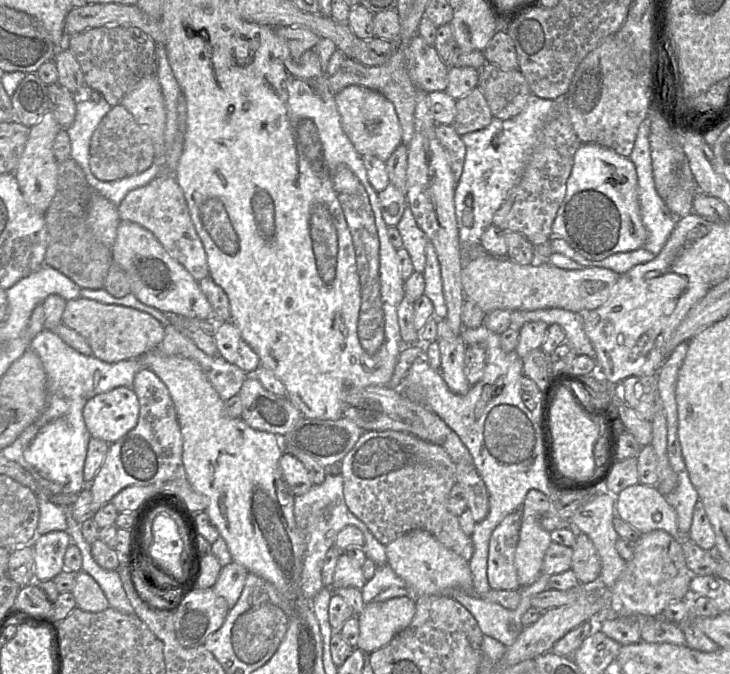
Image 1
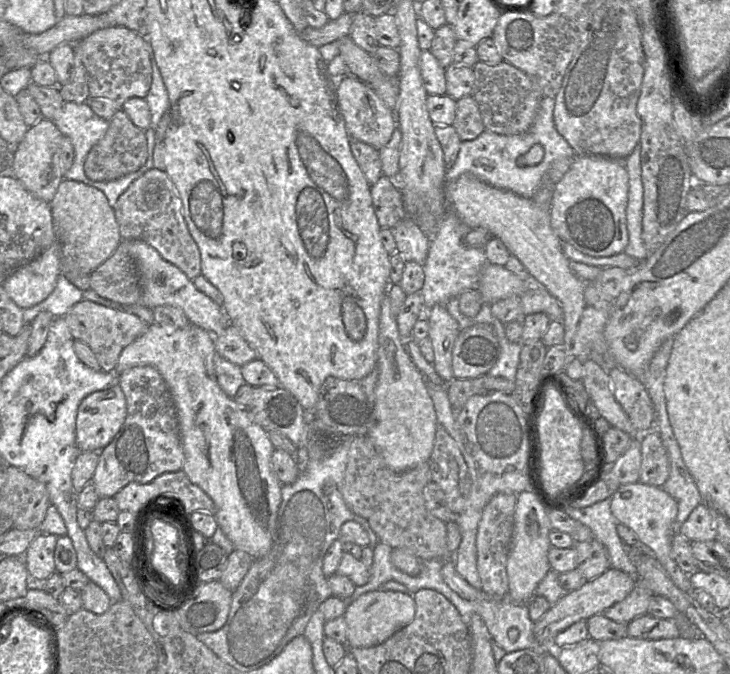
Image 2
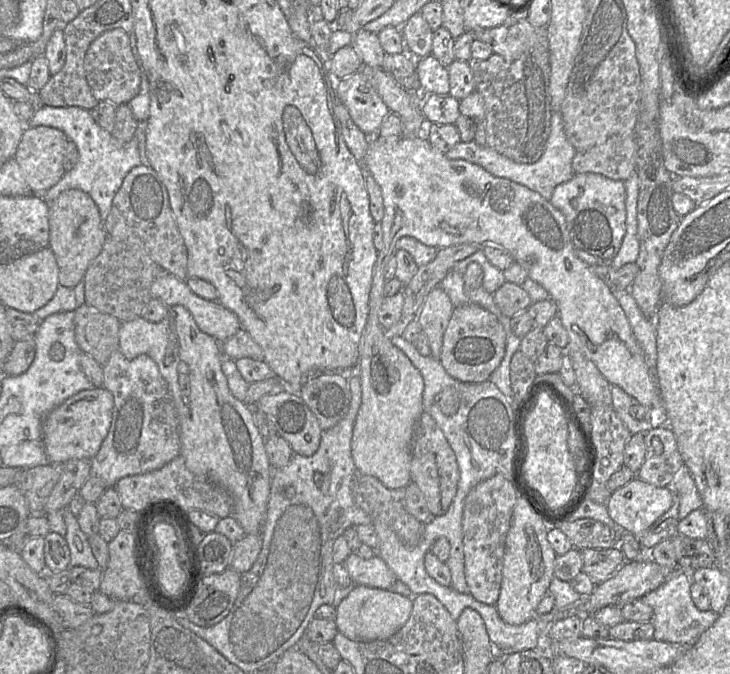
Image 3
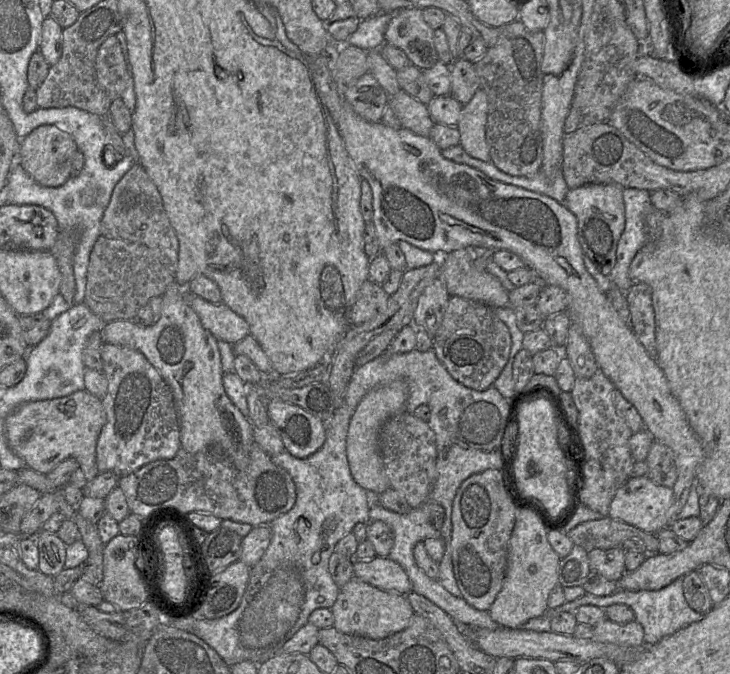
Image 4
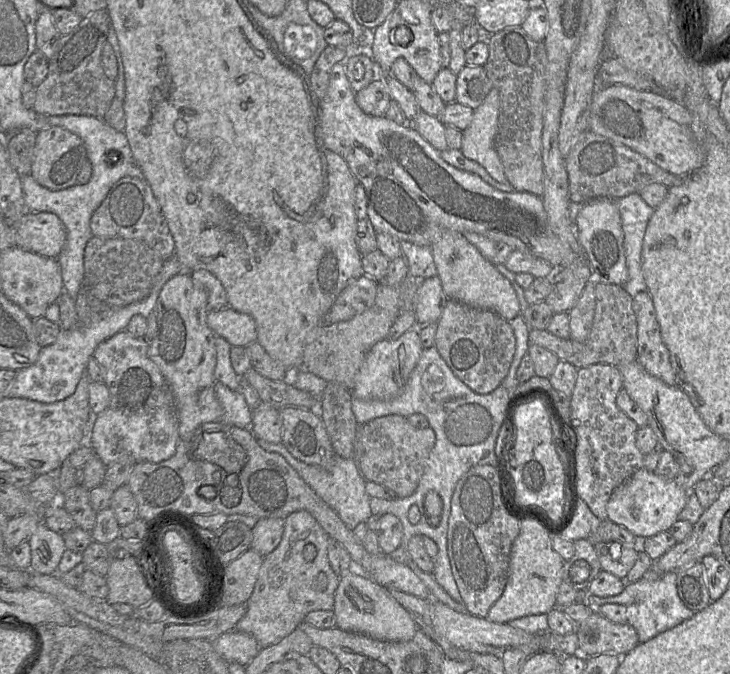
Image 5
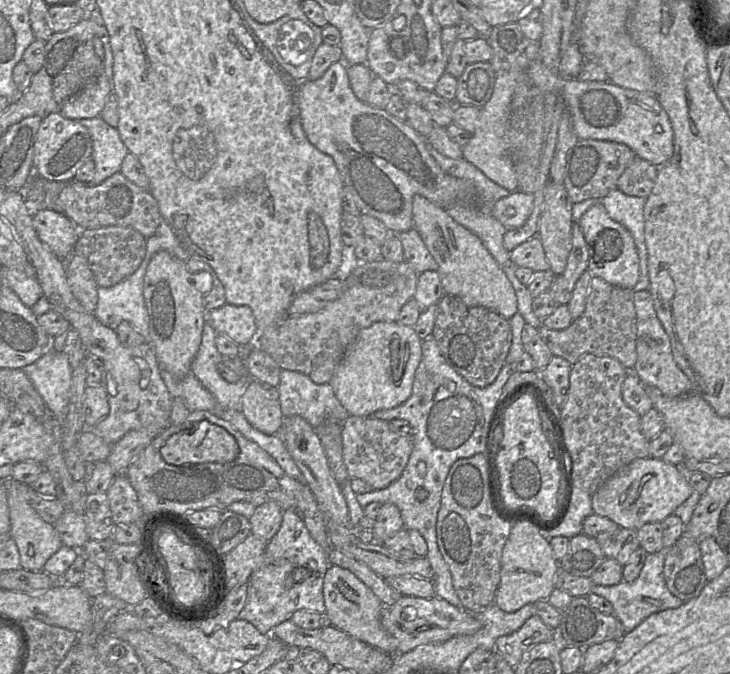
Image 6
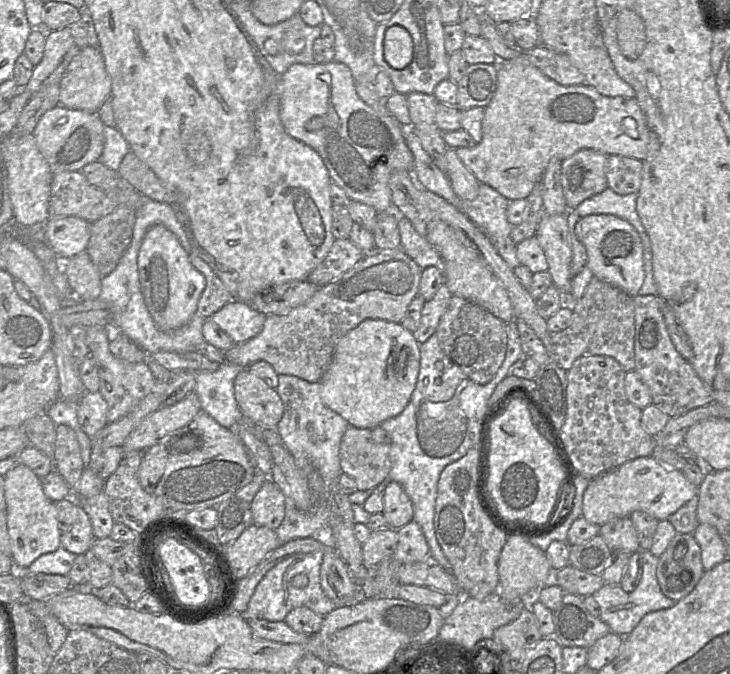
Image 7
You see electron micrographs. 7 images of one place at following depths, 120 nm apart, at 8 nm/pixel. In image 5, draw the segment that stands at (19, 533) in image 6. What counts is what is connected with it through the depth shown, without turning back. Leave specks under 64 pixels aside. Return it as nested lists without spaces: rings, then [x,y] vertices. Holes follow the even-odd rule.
[[[40,523],[28,543],[31,547],[30,571],[44,575],[55,574],[66,550],[62,535]]]

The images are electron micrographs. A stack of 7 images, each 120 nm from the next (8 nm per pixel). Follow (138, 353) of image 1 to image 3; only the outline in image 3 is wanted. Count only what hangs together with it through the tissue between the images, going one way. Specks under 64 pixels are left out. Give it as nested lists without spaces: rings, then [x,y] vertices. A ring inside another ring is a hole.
[[[83,304],[74,310],[75,341],[81,352],[104,366],[113,351],[119,349],[121,321]]]

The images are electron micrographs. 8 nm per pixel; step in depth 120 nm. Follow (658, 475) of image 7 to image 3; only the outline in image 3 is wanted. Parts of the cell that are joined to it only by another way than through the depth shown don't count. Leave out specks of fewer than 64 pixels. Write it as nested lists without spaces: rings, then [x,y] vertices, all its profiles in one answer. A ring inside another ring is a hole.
[[[635,477],[611,494],[607,511],[619,529],[640,536],[670,509],[674,495],[671,487],[656,487]]]

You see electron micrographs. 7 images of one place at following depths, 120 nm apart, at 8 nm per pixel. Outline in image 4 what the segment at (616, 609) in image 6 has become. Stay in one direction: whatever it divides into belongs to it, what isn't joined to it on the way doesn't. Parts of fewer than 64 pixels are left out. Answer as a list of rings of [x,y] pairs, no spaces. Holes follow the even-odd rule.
[[[678,578],[660,590],[627,591],[618,589],[608,596],[586,594],[572,602],[565,602],[558,608],[548,609],[544,615],[551,618],[563,612],[574,613],[580,606],[584,605],[593,605],[605,609],[614,604],[625,604],[634,611],[635,621],[640,623],[644,629],[645,645],[656,644],[662,638],[672,635],[694,622],[702,620],[706,614],[698,613],[688,605],[683,592],[683,579]]]

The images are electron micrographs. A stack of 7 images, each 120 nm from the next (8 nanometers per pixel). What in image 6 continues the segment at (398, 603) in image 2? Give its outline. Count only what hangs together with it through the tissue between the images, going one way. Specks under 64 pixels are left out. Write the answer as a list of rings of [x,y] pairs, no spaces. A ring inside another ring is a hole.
[[[330,565],[323,582],[325,613],[331,625],[340,631],[386,653],[397,653],[398,641],[381,624],[384,604],[351,571],[338,565]]]

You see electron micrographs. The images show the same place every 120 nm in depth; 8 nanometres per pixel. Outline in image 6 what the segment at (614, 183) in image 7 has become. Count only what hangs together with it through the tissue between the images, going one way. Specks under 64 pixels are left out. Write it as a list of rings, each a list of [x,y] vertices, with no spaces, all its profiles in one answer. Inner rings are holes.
[[[636,157],[617,181],[617,189],[628,196],[647,198],[657,178],[658,167]]]

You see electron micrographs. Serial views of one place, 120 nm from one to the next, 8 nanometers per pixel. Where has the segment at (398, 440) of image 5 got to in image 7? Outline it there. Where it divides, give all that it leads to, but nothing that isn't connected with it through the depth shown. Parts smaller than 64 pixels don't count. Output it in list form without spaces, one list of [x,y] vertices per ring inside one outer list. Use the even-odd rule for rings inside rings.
[[[349,425],[340,442],[339,458],[341,471],[354,479],[357,490],[374,489],[386,479],[390,471],[389,451],[389,444],[375,443],[372,440],[371,429],[356,428]]]

